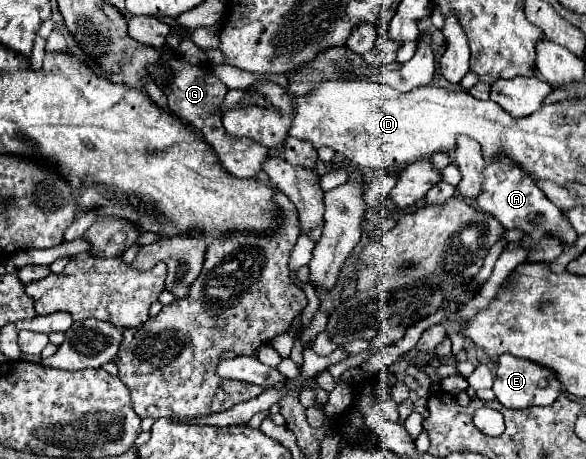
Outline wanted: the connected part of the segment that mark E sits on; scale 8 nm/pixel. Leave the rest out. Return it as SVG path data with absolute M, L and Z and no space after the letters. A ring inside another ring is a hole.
M506 352L498 360L498 370L496 370L496 380L494 380L492 390L498 398L498 402L502 402L506 408L522 410L528 406L550 406L558 398L562 384L558 380L558 376L554 374L554 370L540 366L526 358L514 358L512 354Z

